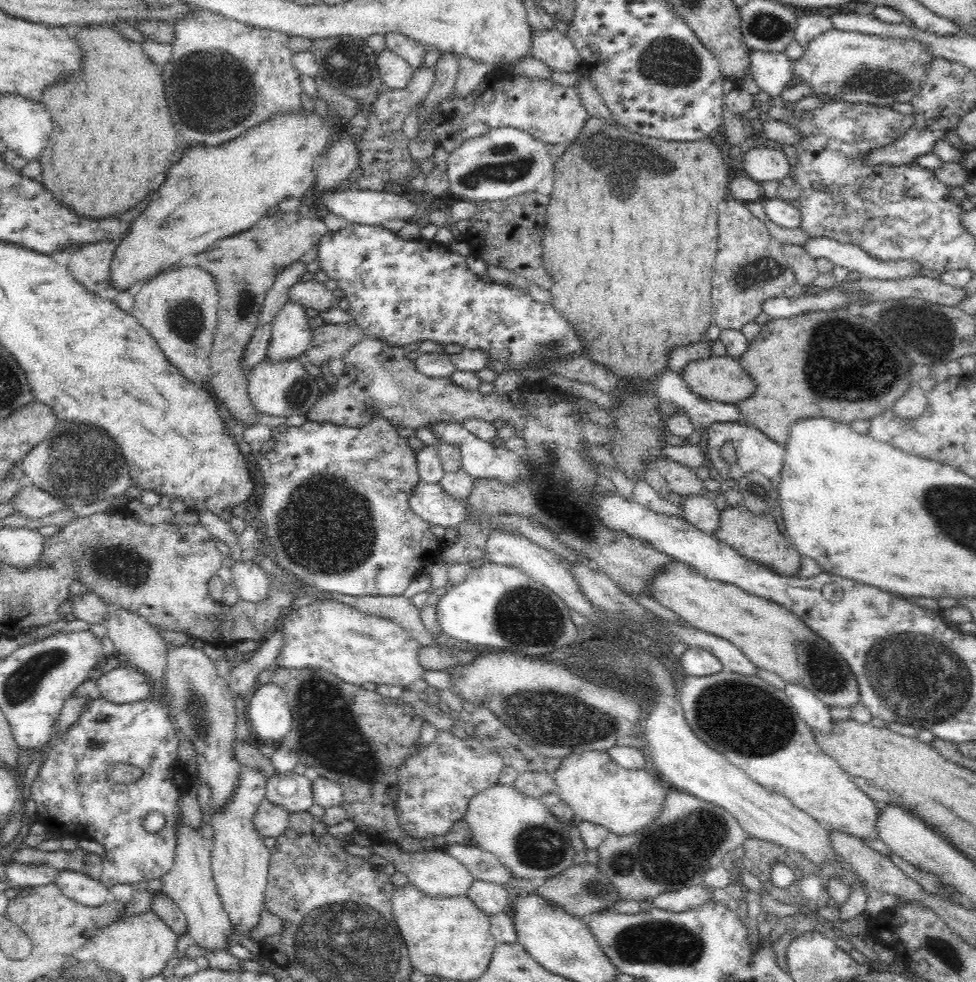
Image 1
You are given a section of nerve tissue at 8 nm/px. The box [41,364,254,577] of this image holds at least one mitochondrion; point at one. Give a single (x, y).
(81, 465)

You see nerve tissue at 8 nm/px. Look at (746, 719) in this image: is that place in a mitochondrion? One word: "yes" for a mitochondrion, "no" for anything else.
yes

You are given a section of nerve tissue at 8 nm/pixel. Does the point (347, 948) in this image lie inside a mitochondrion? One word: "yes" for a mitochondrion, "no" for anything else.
yes

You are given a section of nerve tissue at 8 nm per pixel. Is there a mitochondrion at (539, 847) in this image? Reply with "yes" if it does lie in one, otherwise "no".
yes

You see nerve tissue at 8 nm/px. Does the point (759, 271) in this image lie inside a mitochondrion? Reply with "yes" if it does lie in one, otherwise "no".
yes

